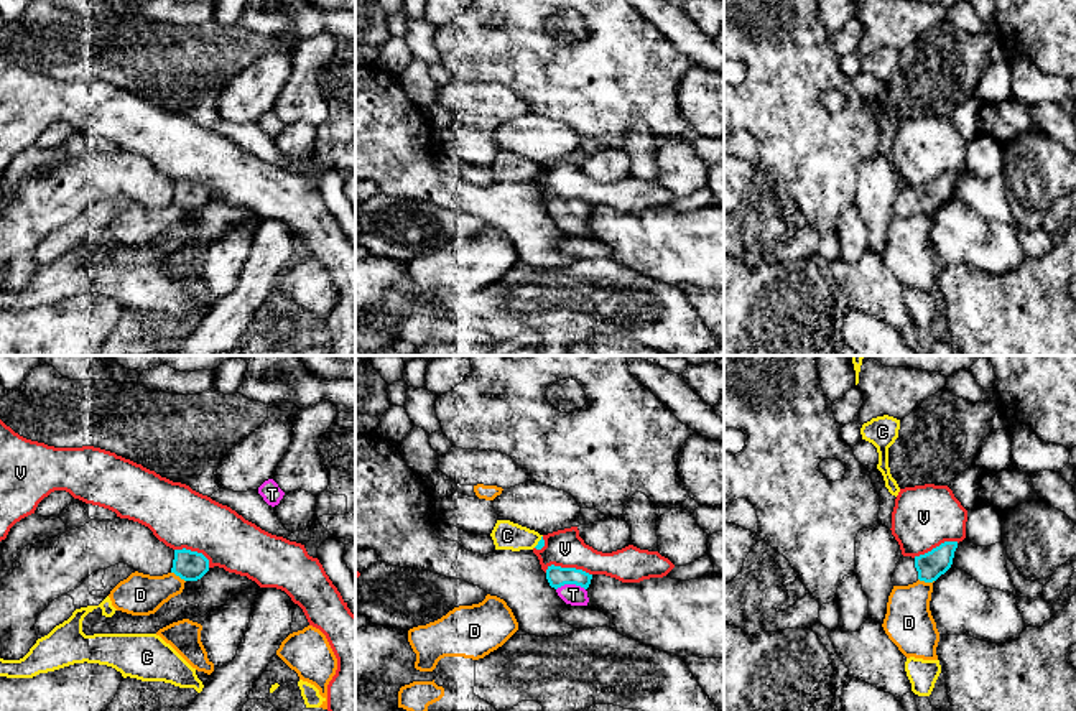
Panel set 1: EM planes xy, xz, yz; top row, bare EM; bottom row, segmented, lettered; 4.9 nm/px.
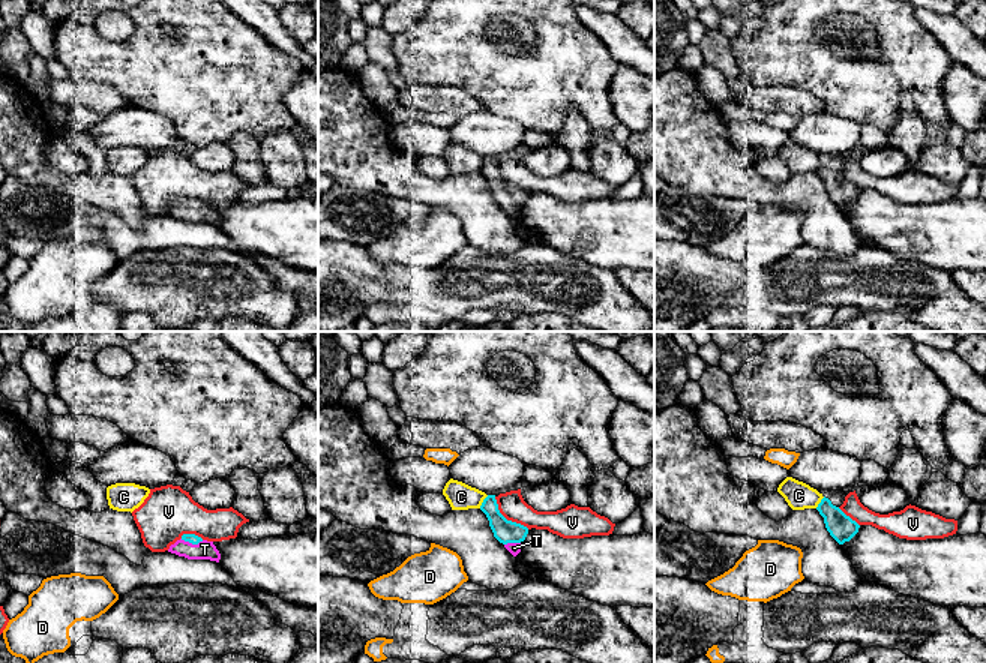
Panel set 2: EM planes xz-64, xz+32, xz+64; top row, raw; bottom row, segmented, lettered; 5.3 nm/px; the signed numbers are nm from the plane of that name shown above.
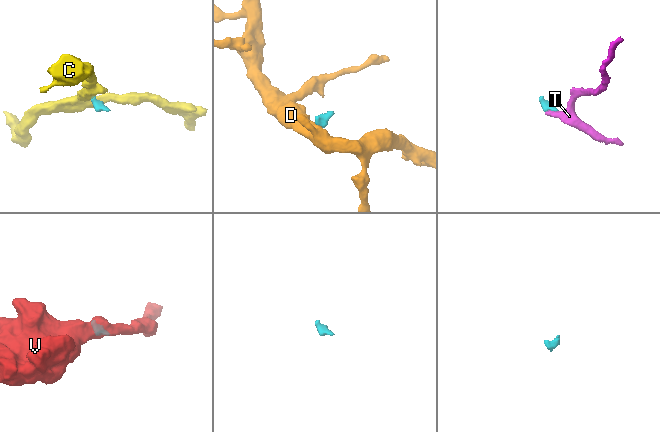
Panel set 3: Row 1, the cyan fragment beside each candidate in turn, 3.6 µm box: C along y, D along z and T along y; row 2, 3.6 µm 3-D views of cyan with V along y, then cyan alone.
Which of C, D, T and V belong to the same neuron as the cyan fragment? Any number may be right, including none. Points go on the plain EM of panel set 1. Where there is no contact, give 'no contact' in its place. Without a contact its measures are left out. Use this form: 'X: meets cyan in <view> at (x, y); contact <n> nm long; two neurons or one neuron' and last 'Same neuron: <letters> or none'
C: meets cyan in xz at (538, 173); contact 80 nm long; two neurons
D: meets cyan in yz at (927, 213); contact 80 nm long; two neurons
T: meets cyan in xz at (570, 214); contact 140 nm long; one neuron
V: meets cyan in xz at (568, 199); contact 240 nm long; two neurons
Same neuron: T

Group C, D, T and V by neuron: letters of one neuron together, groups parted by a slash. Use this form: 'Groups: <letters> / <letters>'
Groups: C / D / T / V

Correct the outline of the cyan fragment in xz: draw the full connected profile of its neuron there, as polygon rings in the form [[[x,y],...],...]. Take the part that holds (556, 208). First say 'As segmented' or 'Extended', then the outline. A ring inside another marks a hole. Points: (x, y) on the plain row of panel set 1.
Extended. [[[551,196],[546,201],[546,211],[566,235],[587,237],[589,229],[586,221],[591,216],[592,206],[576,199]]]

